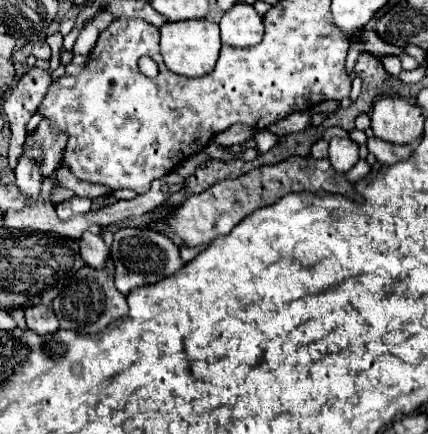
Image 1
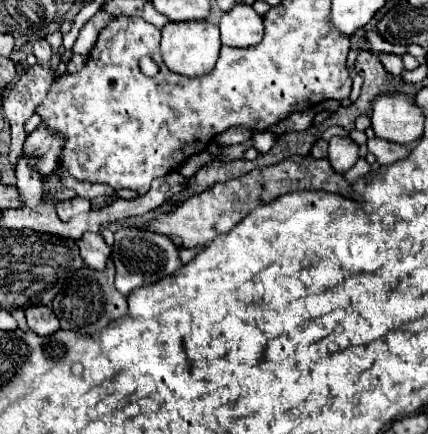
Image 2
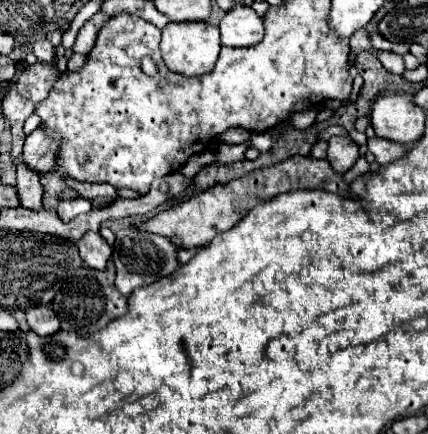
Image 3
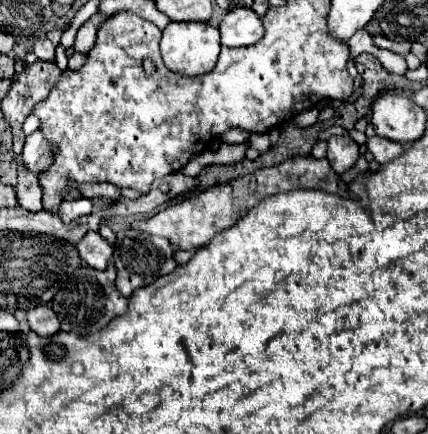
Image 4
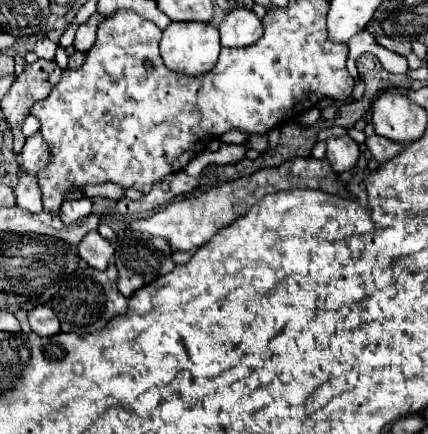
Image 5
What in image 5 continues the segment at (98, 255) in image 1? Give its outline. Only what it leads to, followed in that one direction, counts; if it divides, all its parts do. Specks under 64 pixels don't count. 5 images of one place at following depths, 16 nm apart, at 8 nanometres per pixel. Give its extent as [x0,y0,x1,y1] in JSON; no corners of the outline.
[78,232,114,270]

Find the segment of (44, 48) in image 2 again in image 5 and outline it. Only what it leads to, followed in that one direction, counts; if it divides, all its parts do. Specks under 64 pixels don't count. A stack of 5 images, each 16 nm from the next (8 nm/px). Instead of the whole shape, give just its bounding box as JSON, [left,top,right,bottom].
[34,38,56,60]

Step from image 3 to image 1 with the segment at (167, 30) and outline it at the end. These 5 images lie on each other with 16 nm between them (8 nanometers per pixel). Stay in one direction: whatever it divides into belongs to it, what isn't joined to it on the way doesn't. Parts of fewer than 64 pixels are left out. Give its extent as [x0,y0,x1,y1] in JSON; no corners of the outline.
[160,20,220,76]

